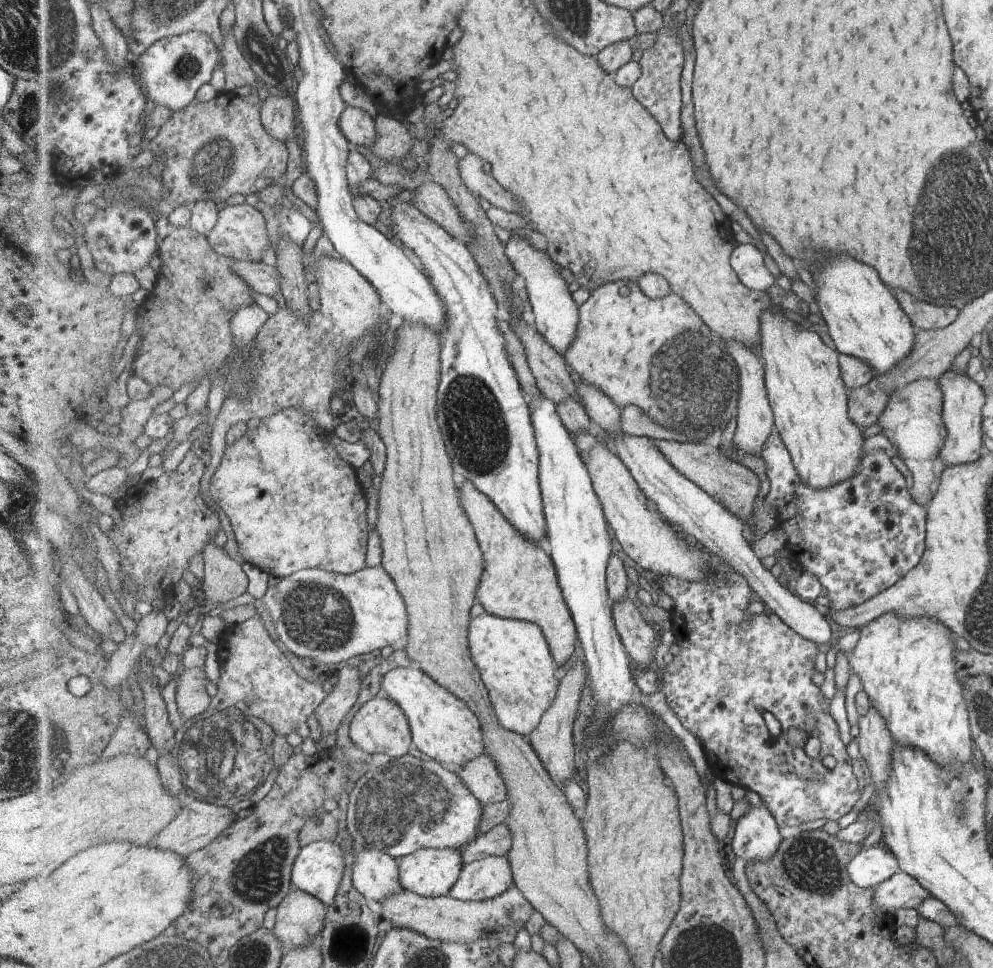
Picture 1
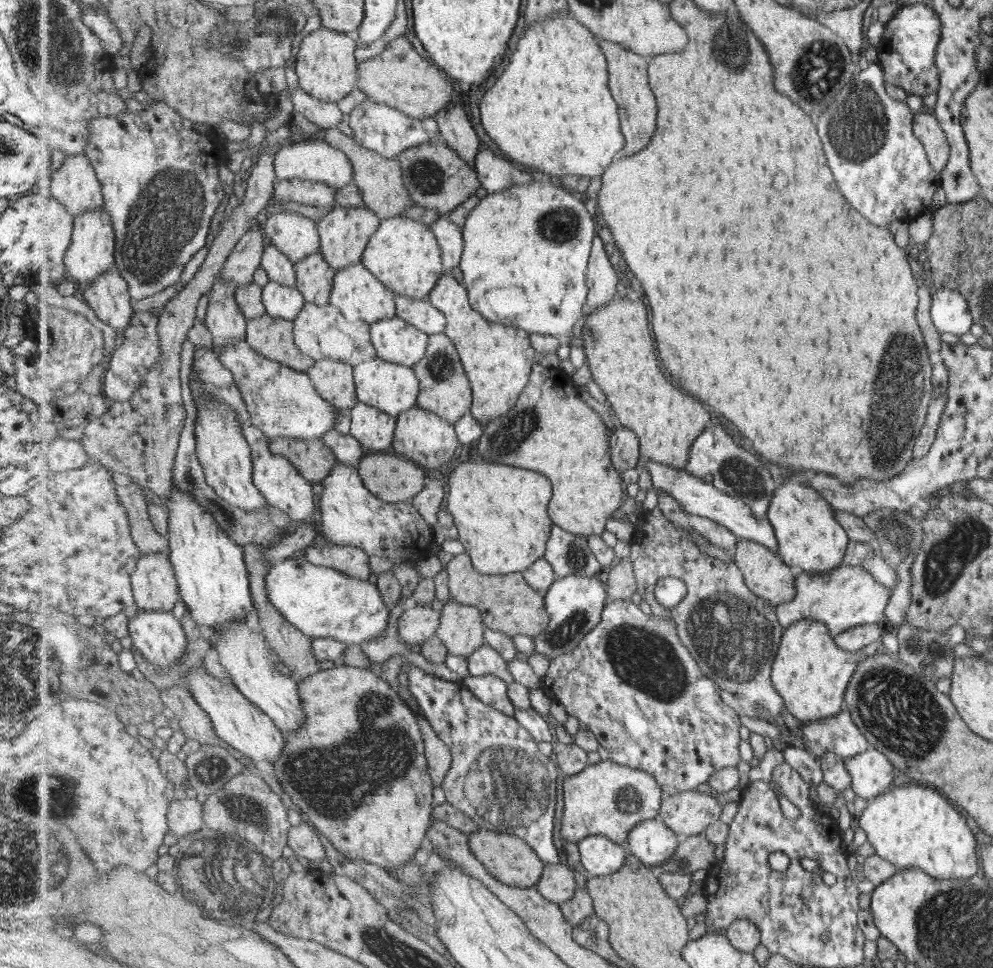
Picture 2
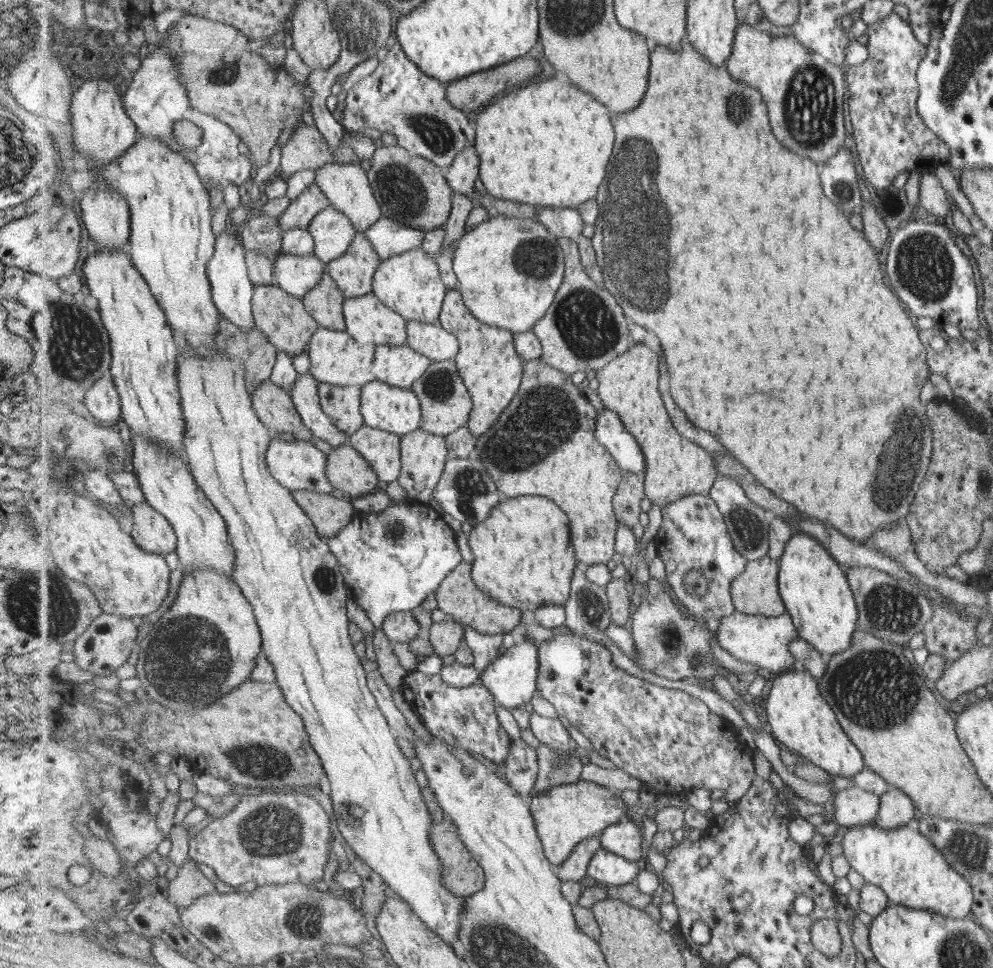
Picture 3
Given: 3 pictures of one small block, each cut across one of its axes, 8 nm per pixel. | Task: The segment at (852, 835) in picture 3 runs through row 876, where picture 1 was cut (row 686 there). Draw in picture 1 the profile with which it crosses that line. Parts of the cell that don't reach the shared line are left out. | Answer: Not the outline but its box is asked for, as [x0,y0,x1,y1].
[845,613,971,769]

